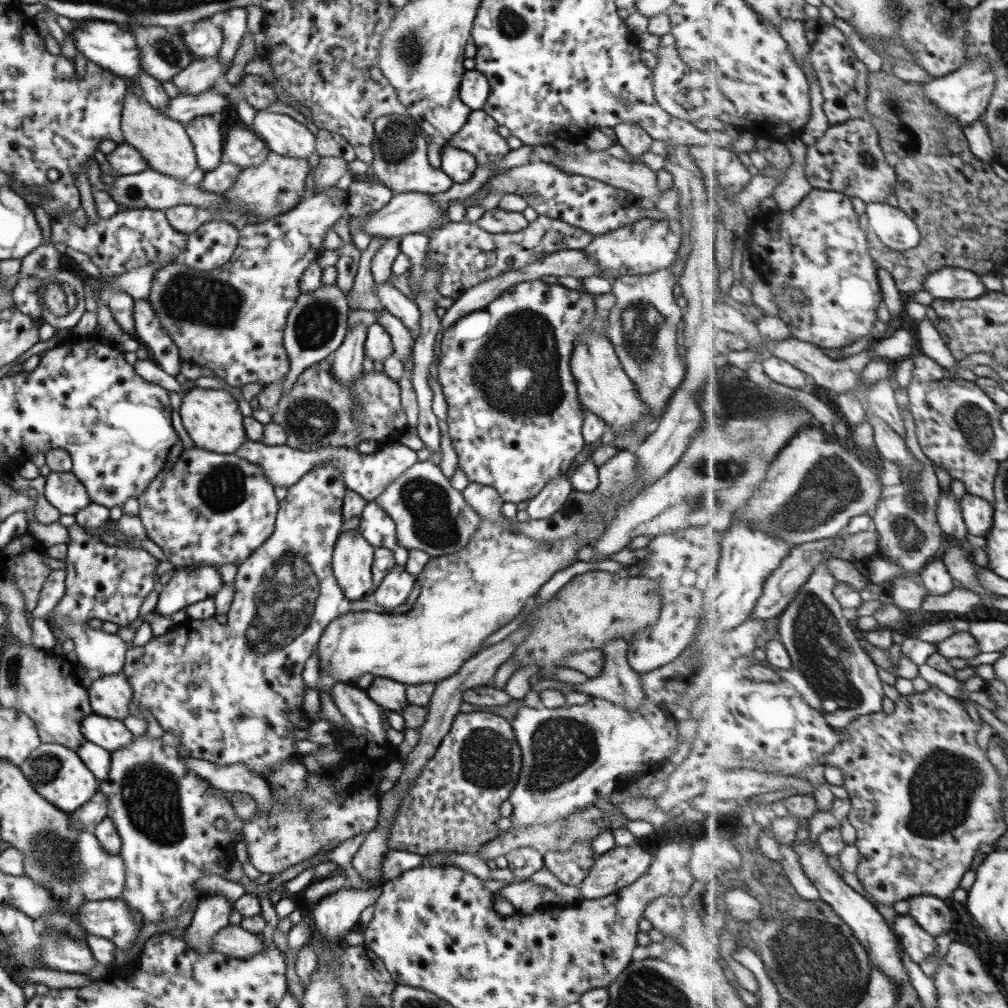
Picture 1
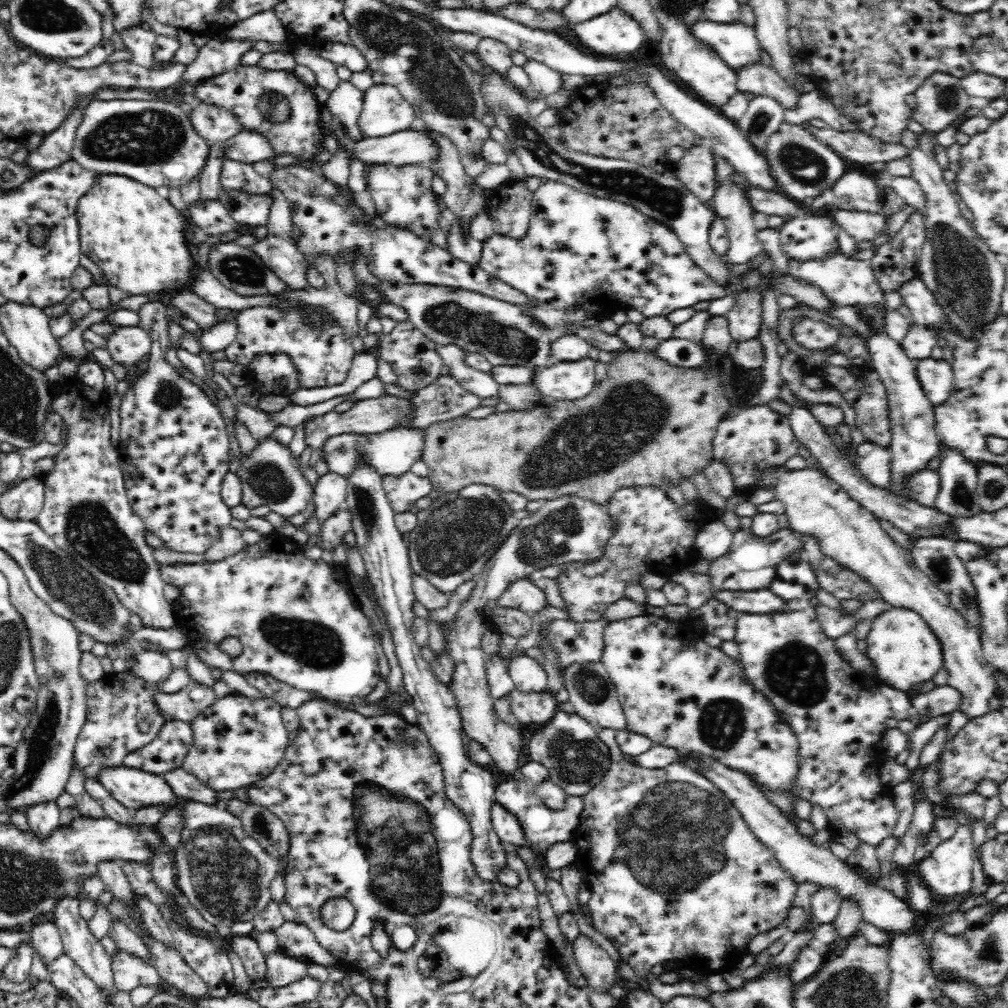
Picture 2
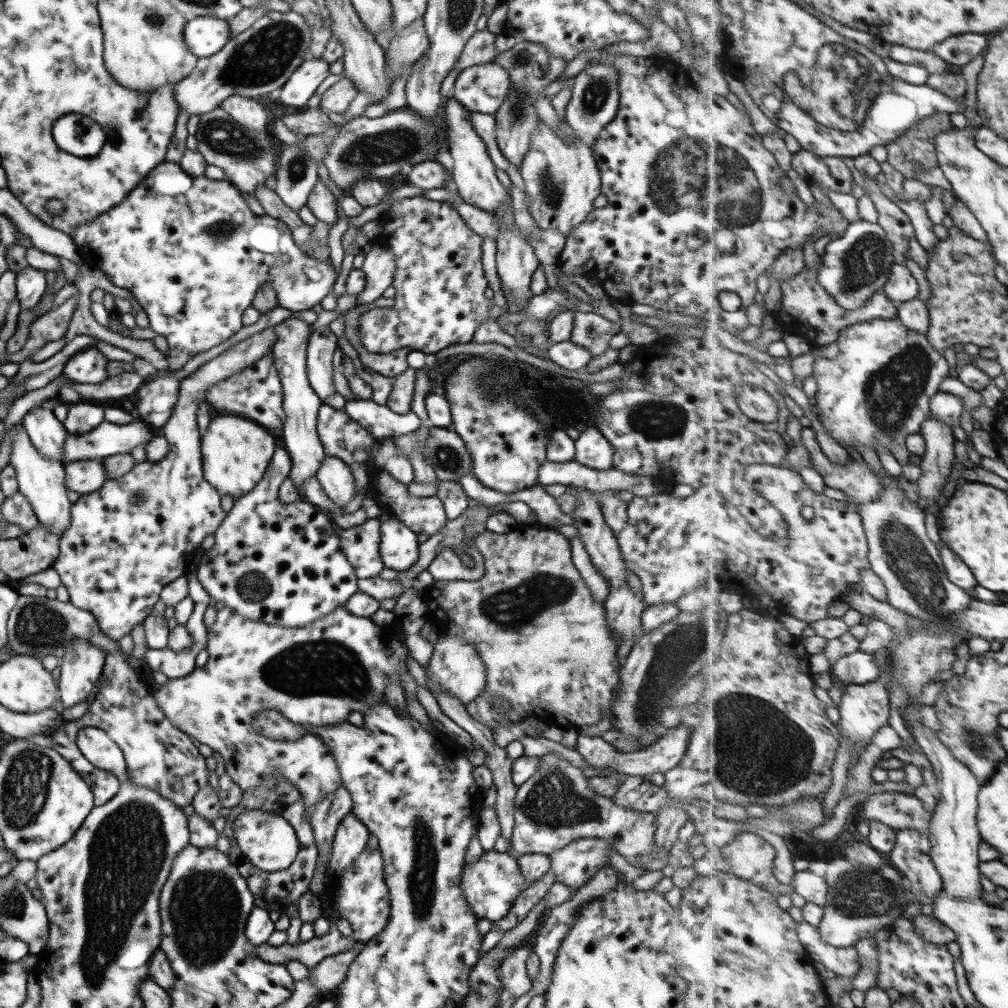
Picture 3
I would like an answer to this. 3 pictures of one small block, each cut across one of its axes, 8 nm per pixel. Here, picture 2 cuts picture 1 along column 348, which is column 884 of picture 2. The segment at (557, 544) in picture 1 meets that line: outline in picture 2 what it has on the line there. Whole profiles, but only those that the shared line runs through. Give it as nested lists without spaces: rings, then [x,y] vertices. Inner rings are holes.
[[[893,607],[880,613],[872,619],[871,629],[865,640],[866,656],[873,662],[878,680],[889,687],[909,692],[914,684],[930,681],[943,667],[942,645],[938,637],[913,610]]]

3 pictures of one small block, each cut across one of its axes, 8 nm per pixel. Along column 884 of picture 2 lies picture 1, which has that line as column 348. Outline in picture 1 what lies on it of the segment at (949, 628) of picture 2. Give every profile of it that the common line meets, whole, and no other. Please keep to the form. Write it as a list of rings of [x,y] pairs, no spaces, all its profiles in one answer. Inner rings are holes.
[[[358,528],[339,533],[333,546],[330,567],[336,583],[342,590],[344,598],[348,601],[351,600],[351,602],[355,602],[355,600],[370,599],[374,591],[374,582],[372,581],[370,571],[373,551],[374,548],[363,539],[359,534]]]

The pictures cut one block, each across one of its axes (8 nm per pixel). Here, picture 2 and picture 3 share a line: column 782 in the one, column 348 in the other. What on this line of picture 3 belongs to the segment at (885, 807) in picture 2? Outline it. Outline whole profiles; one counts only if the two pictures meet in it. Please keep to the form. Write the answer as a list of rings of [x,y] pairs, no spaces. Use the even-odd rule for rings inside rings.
[[[225,606],[216,612],[214,623],[207,632],[205,649],[208,654],[208,659],[203,667],[197,667],[185,676],[167,679],[164,684],[154,688],[152,697],[155,699],[159,710],[165,715],[165,718],[167,718],[177,730],[186,734],[187,737],[194,738],[199,741],[199,743],[206,744],[212,751],[219,753],[225,765],[225,773],[227,773],[233,783],[241,789],[241,792],[261,787],[261,779],[263,779],[263,777],[275,775],[275,777],[281,777],[283,781],[289,781],[289,783],[297,789],[297,793],[299,793],[300,797],[303,798],[303,805],[310,809],[318,803],[321,803],[323,798],[326,798],[329,793],[333,793],[335,789],[342,787],[341,778],[335,766],[335,758],[333,758],[333,755],[329,752],[329,748],[325,746],[325,743],[319,740],[318,729],[324,728],[327,730],[328,726],[342,724],[343,720],[347,718],[347,714],[353,712],[353,710],[363,715],[364,712],[371,710],[372,706],[375,706],[378,702],[382,702],[382,700],[385,699],[386,688],[390,683],[390,678],[396,680],[396,682],[400,682],[397,672],[399,672],[399,668],[405,668],[405,656],[408,654],[408,650],[402,645],[400,639],[397,636],[392,637],[389,636],[389,634],[385,634],[382,626],[373,623],[369,617],[353,616],[353,614],[349,614],[347,610],[341,609],[341,607],[334,608],[325,616],[297,630],[297,628],[285,628],[284,626],[281,628],[281,626],[277,626],[276,624],[267,624],[265,622],[259,622],[258,620],[247,620],[240,616],[240,614],[235,614],[230,608]],[[262,710],[276,710],[281,716],[290,720],[293,726],[298,727],[299,738],[295,738],[293,742],[287,742],[287,740],[263,738],[263,735],[256,733],[251,726],[251,721],[252,718]]]

